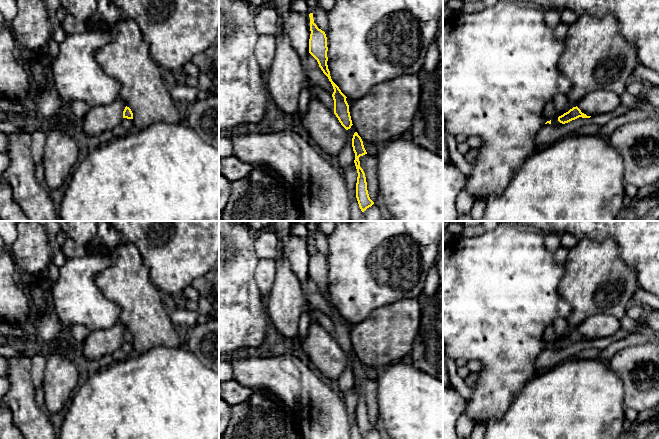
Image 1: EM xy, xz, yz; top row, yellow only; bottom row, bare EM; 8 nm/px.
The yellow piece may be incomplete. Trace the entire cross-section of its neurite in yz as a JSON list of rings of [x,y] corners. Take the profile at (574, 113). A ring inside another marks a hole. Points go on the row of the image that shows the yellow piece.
[[[576,106],[570,109],[568,112],[564,113],[563,115],[559,116],[558,121],[562,124],[565,124],[579,117],[590,118],[591,116],[587,116],[586,114],[582,113],[581,110]]]

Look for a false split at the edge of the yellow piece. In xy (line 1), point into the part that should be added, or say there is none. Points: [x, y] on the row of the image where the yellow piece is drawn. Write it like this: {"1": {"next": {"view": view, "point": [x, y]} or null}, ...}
{"1": {"next": null}}

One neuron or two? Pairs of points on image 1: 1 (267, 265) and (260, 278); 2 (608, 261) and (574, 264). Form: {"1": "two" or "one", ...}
{"1": "one", "2": "one"}

